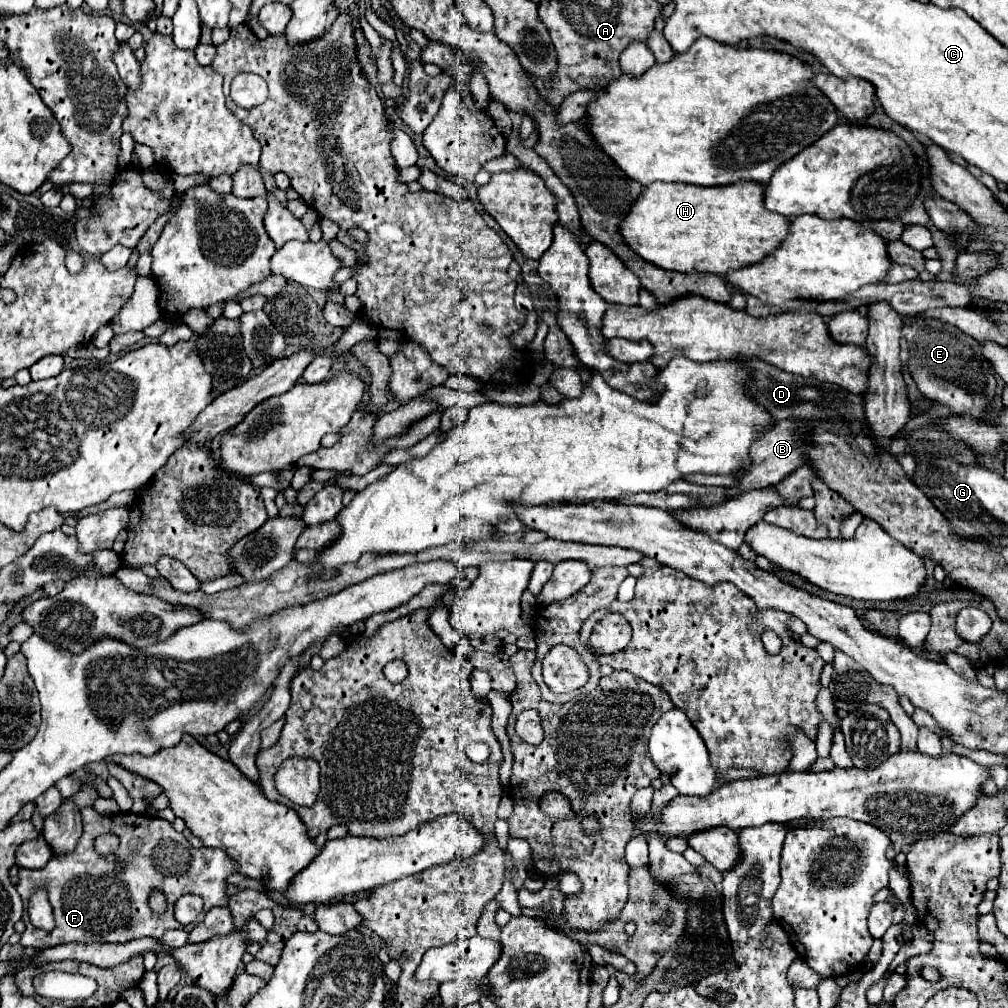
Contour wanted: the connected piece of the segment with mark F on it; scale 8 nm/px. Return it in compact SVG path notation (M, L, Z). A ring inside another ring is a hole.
M90 807L82 809L82 823L84 823L84 833L76 845L74 851L64 853L64 855L54 855L42 869L20 869L20 883L18 883L18 893L22 901L26 903L26 933L22 933L20 943L24 947L36 947L36 949L48 949L56 947L62 943L126 943L132 939L142 939L142 937L162 937L164 931L168 929L182 929L182 925L174 919L174 903L186 893L200 895L204 899L204 911L210 907L224 907L228 903L226 895L226 877L236 873L236 863L228 859L224 851L218 849L194 849L186 841L186 837L174 827L158 817L148 817L148 815L134 815L134 813L118 813L110 817L102 817L94 813ZM112 833L120 837L120 845L116 849L116 855L98 855L94 851L94 839ZM114 859L126 859L126 869L116 871ZM44 885L50 897L50 905L54 911L54 929L52 931L42 931L34 927L28 919L28 899L32 891ZM152 889L158 889L166 895L166 911L164 915L154 915L152 909L148 907L148 897Z

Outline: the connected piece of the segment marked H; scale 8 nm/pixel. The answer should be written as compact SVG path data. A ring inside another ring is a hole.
M652 183L632 203L620 223L624 243L644 261L678 273L716 273L758 263L788 233L788 219L764 207L760 183L700 187L686 183Z

